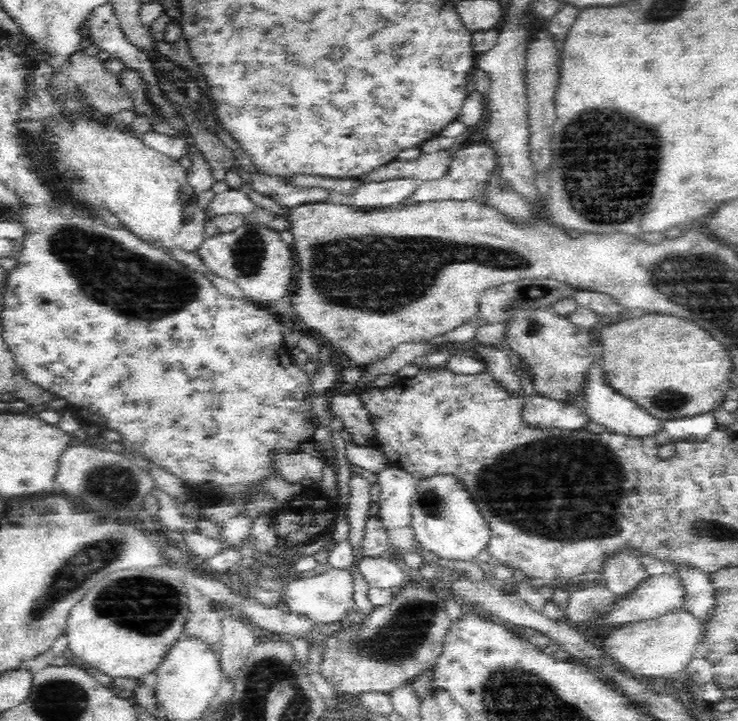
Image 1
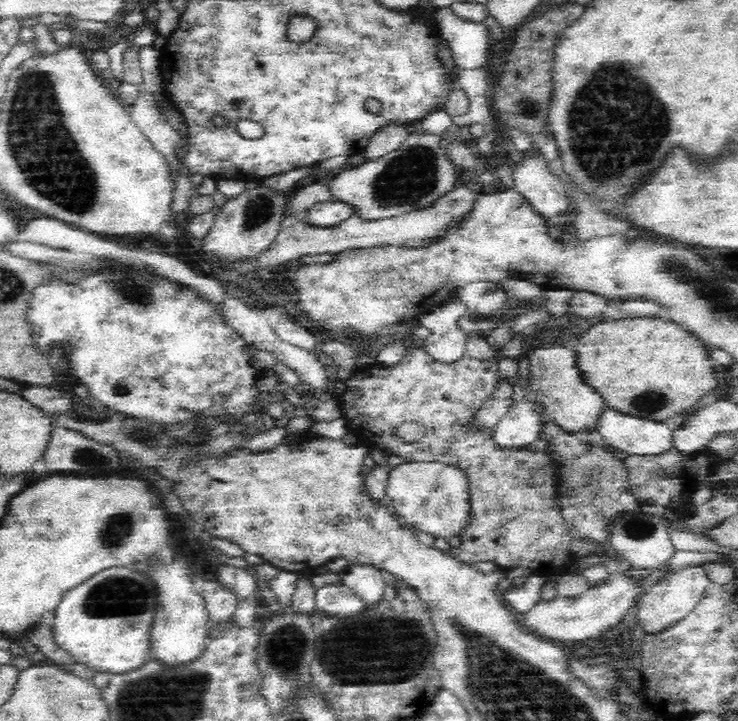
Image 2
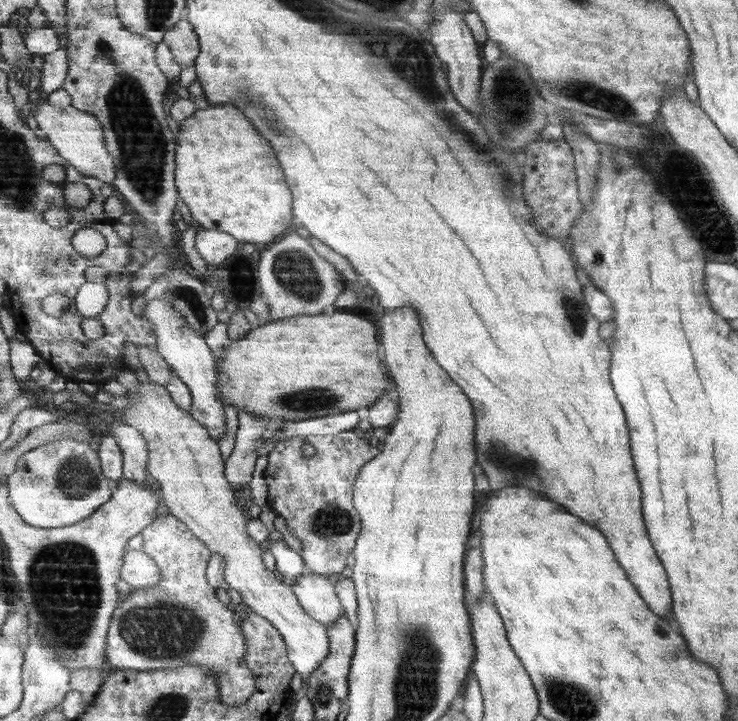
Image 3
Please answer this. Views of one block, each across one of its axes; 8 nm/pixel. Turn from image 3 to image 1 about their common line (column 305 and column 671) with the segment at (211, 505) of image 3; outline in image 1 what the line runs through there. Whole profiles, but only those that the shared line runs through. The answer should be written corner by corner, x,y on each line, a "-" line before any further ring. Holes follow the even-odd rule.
680,606
660,617
615,628
603,640
602,648
604,654
630,676
678,678
692,658
700,632
702,625
699,618

